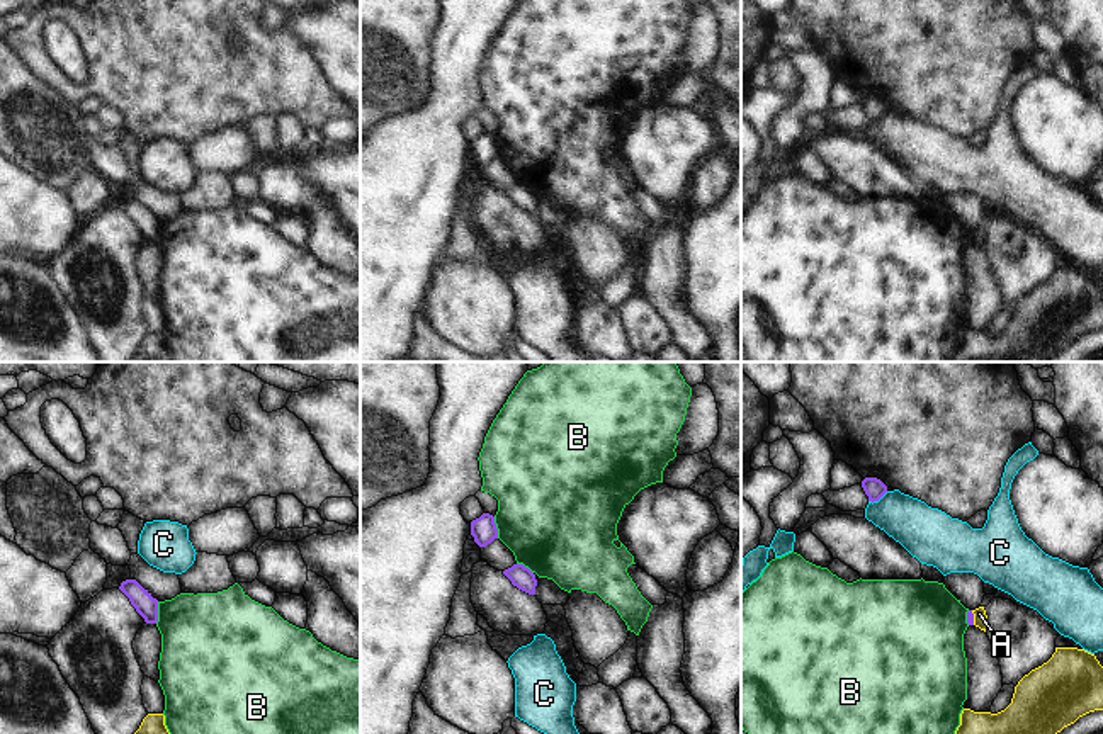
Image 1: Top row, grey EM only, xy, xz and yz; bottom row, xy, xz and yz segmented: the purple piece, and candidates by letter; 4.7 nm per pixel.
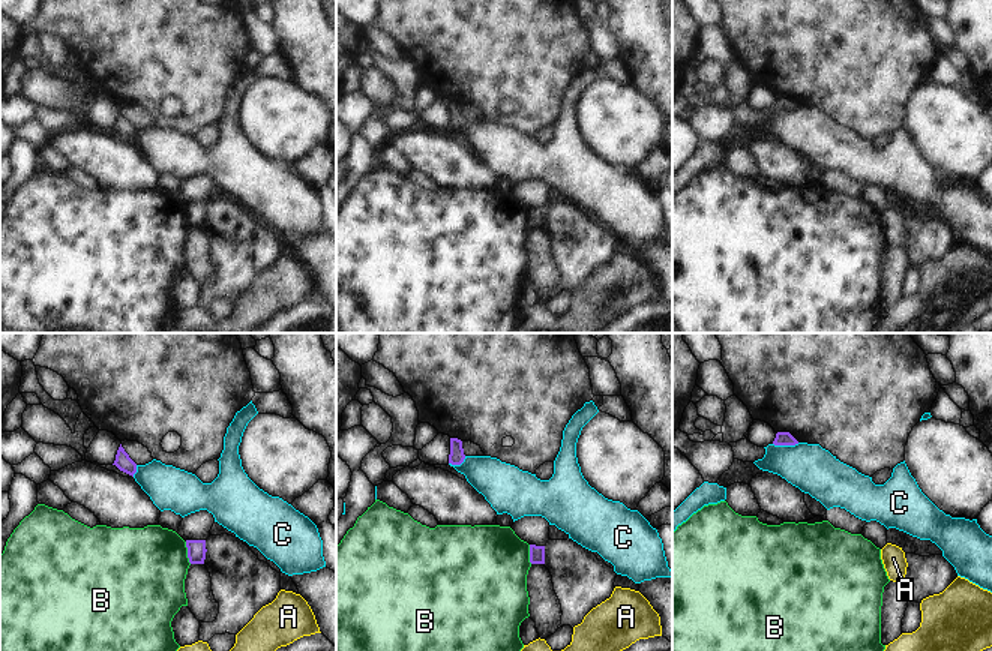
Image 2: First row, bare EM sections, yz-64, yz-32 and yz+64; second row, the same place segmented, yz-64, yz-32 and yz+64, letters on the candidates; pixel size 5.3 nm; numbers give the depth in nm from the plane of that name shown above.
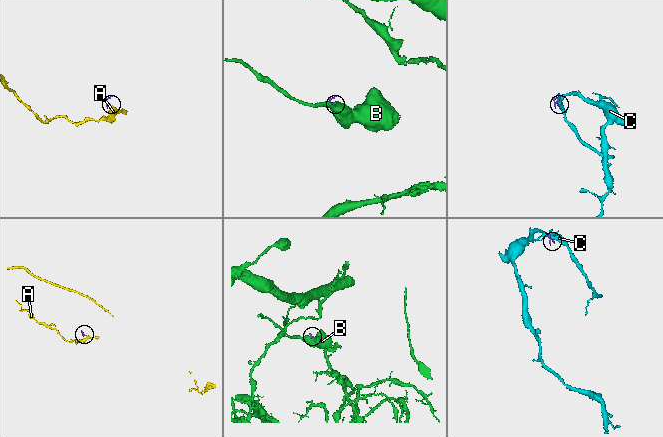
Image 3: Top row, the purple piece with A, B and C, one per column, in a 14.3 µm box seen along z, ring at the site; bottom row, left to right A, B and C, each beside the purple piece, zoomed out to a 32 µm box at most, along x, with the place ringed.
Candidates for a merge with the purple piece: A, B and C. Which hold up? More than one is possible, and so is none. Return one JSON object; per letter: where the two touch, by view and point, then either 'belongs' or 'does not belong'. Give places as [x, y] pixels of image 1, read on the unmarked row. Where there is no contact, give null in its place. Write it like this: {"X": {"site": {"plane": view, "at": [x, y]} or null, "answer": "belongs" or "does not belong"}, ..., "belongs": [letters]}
{"A": {"site": {"plane": "yz", "at": [972, 237]}, "answer": "does not belong"}, "B": {"site": {"plane": "xy", "at": [157, 231]}, "answer": "does not belong"}, "C": {"site": {"plane": "yz", "at": [877, 119]}, "answer": "does not belong"}, "belongs": []}

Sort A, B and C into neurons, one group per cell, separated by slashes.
A / B / C

